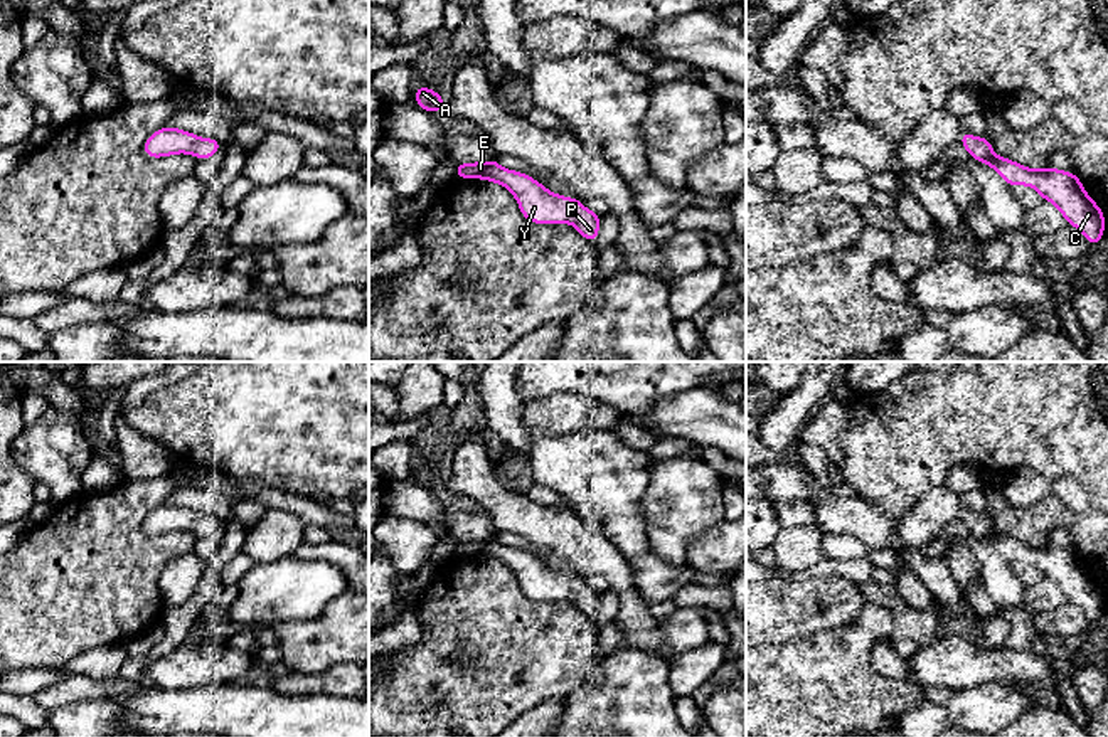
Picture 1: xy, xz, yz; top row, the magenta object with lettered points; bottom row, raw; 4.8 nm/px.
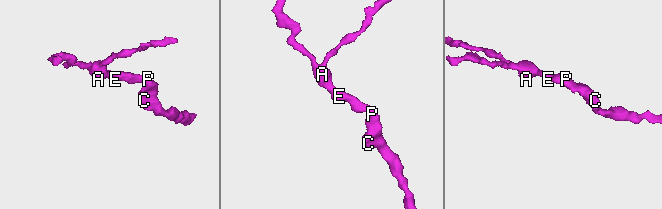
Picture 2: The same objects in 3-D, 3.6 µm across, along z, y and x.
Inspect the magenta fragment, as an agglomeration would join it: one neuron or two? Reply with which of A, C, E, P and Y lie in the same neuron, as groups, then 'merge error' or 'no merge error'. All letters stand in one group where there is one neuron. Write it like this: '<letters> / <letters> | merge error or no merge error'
A C E P Y | no merge error

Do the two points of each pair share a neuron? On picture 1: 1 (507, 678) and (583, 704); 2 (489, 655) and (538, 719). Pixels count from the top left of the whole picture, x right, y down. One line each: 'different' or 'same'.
1: different
2: different

